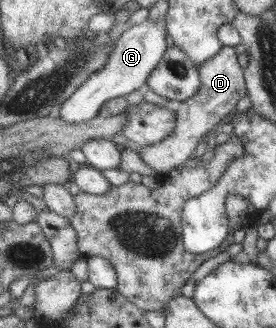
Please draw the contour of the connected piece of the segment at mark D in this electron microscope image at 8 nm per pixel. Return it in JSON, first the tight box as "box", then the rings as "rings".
{"box":[138,46,247,174],"rings":[[[222,46],[211,58],[196,65],[200,85],[196,88],[194,95],[180,102],[174,113],[175,124],[172,131],[164,136],[160,143],[141,147],[138,151],[138,157],[152,171],[162,174],[176,166],[181,166],[184,161],[194,155],[195,147],[198,142],[202,141],[202,138],[204,139],[208,130],[235,113],[234,105],[236,105],[238,99],[247,95],[243,80],[244,69],[236,62],[236,56],[233,47]]]}

